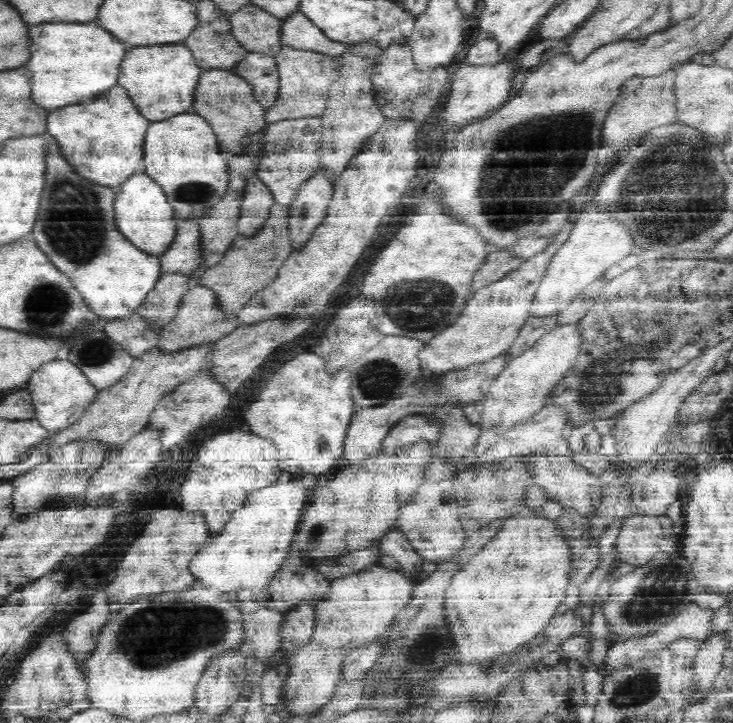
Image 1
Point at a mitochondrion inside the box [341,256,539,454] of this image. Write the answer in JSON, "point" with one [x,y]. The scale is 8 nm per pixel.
{"point":[421,306]}

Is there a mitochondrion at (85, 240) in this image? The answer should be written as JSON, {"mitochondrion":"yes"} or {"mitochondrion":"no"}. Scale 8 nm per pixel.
{"mitochondrion":"yes"}

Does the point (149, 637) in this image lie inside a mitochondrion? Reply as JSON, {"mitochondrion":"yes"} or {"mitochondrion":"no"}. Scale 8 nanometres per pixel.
{"mitochondrion":"yes"}

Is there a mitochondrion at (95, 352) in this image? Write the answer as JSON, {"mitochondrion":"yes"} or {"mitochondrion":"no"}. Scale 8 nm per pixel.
{"mitochondrion":"yes"}

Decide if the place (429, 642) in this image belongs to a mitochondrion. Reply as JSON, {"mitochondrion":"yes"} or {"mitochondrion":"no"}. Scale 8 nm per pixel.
{"mitochondrion":"yes"}

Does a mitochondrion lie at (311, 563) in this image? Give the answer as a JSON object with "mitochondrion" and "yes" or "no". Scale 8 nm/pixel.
{"mitochondrion":"no"}

